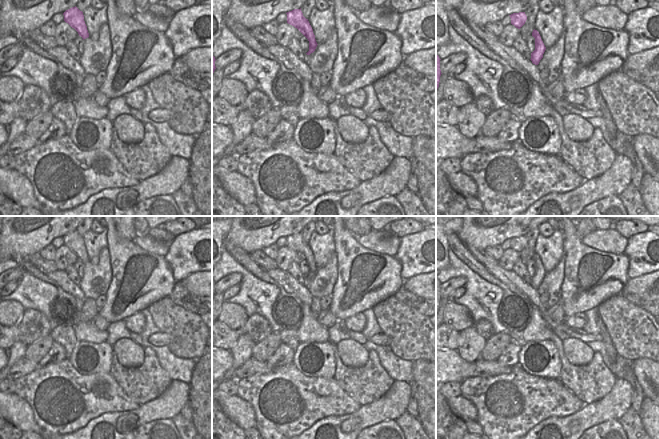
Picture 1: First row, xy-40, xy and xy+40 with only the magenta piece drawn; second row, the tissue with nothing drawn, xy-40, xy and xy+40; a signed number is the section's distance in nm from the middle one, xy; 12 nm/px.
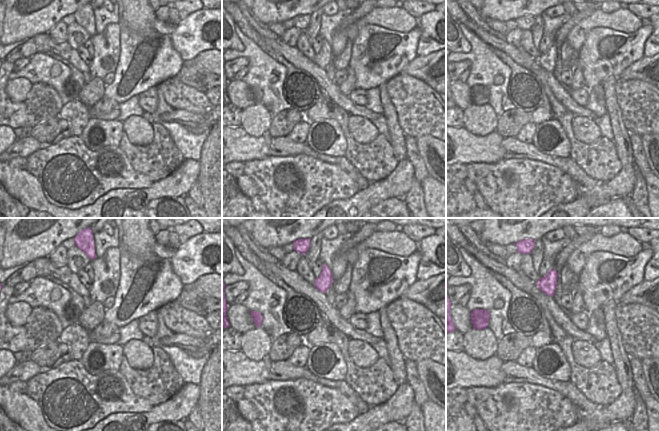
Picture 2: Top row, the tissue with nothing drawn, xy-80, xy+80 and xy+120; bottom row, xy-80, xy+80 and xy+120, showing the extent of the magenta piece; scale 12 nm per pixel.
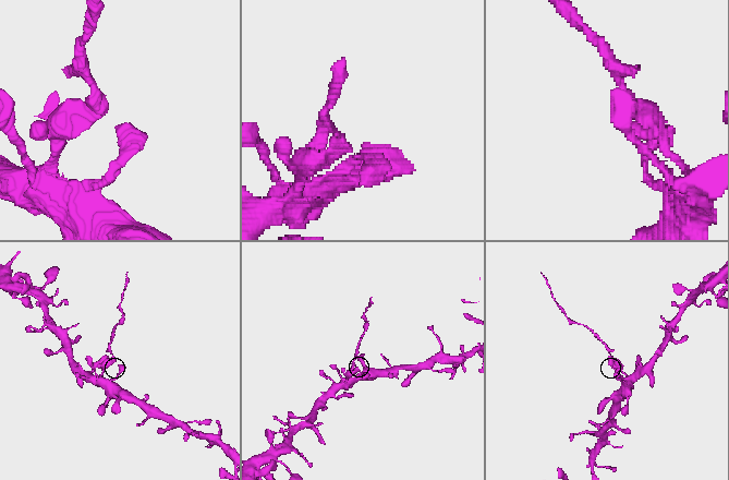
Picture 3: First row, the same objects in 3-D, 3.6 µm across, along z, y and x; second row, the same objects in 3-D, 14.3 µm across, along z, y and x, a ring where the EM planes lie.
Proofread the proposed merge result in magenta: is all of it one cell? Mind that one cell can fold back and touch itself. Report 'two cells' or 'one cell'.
two cells

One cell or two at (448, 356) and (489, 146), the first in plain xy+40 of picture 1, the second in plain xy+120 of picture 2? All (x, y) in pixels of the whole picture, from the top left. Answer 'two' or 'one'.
one

